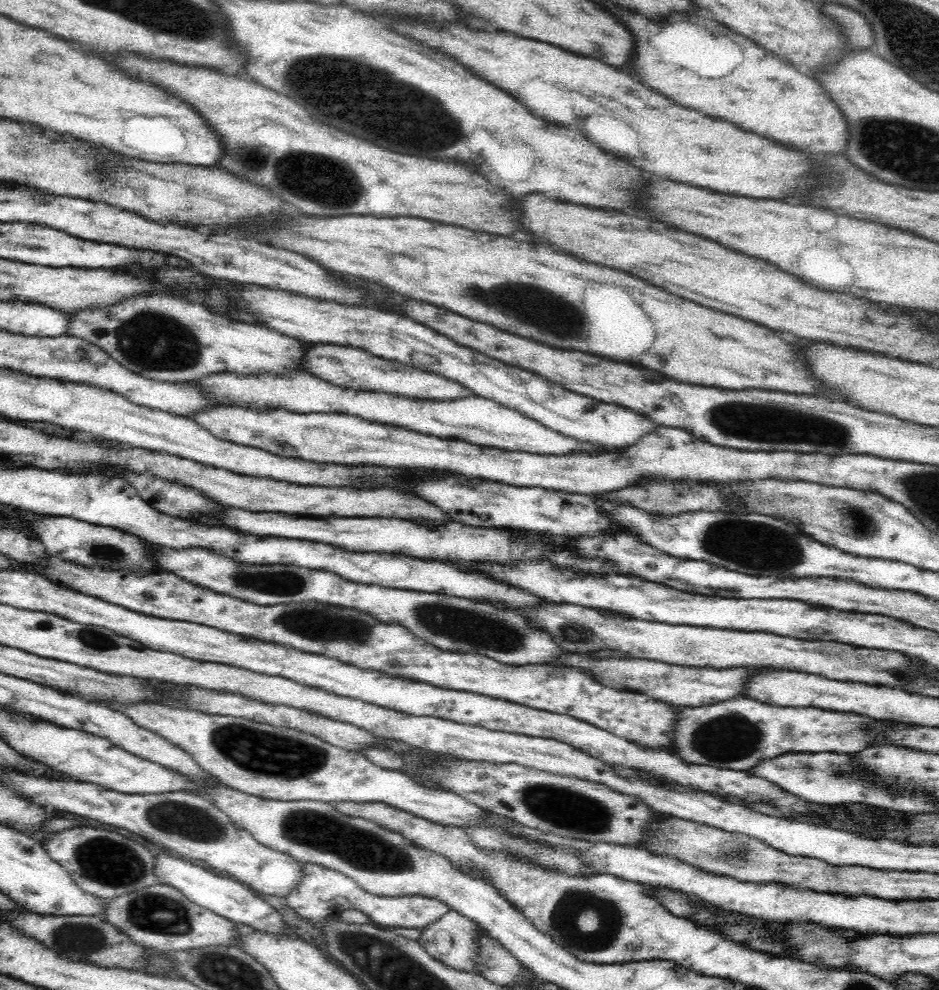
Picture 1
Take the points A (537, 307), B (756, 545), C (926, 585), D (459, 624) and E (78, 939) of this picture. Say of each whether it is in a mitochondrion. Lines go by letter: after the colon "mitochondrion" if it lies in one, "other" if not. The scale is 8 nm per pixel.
A: mitochondrion
B: mitochondrion
C: other
D: mitochondrion
E: mitochondrion

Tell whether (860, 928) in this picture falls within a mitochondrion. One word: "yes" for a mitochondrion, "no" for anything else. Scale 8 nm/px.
no

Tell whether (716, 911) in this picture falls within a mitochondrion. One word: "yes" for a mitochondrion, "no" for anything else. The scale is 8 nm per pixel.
no

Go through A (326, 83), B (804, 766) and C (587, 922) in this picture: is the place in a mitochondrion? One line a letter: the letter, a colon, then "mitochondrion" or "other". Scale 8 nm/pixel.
A: mitochondrion
B: mitochondrion
C: mitochondrion

